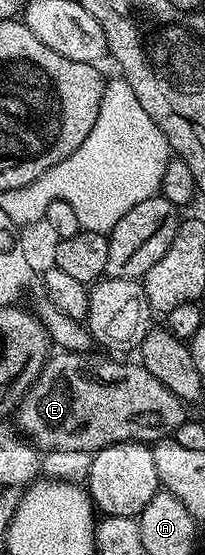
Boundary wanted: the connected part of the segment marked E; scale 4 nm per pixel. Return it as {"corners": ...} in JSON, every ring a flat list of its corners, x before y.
{"corners":[[60,351,39,372,39,378,24,394,17,410,18,431,42,451,83,450,90,454,109,445,154,443,170,437,188,419,186,405,139,362,111,361,107,379,103,369,95,366,84,353]]}

